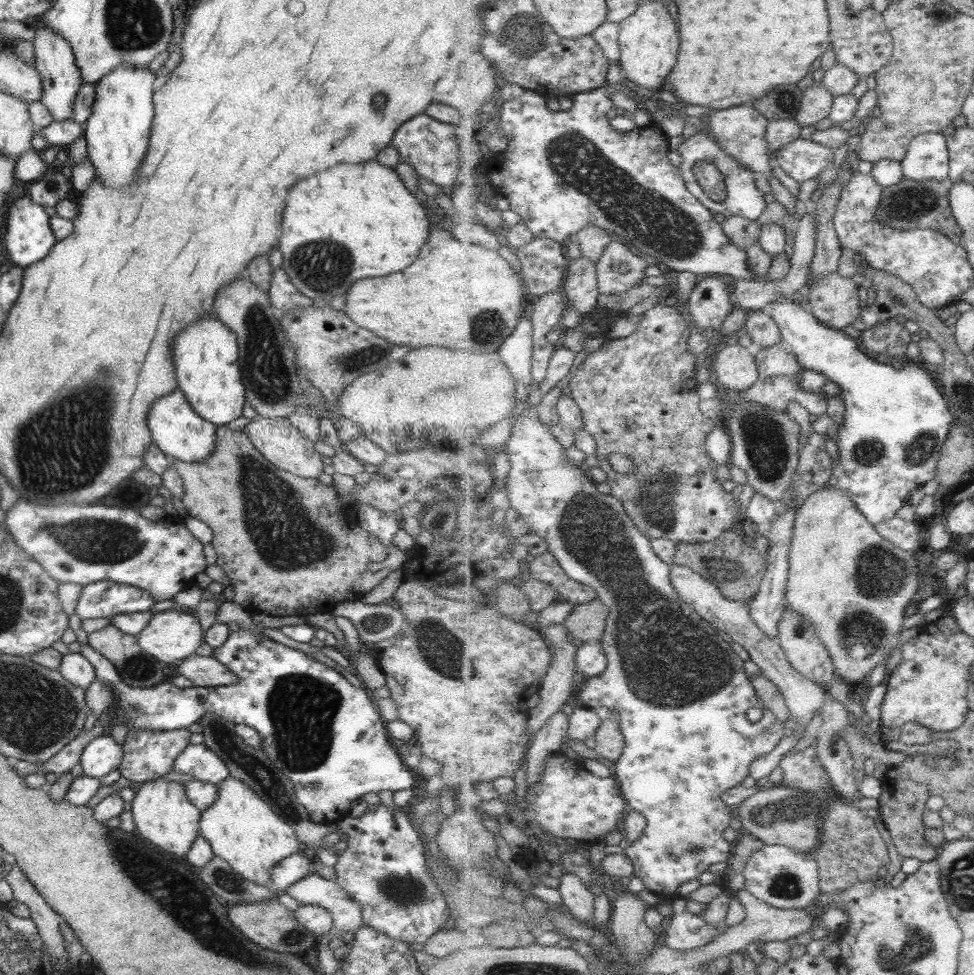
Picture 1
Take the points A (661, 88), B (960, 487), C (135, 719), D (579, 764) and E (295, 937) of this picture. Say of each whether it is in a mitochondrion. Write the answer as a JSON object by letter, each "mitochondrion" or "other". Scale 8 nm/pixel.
{"A":"other","B":"other","C":"other","D":"other","E":"mitochondrion"}

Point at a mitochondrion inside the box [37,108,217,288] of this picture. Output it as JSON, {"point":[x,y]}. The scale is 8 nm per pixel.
{"point":[52,186]}

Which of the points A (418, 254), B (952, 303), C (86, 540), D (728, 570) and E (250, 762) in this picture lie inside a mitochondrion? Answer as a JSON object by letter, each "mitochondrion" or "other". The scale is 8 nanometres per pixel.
{"A":"other","B":"other","C":"mitochondrion","D":"mitochondrion","E":"mitochondrion"}

